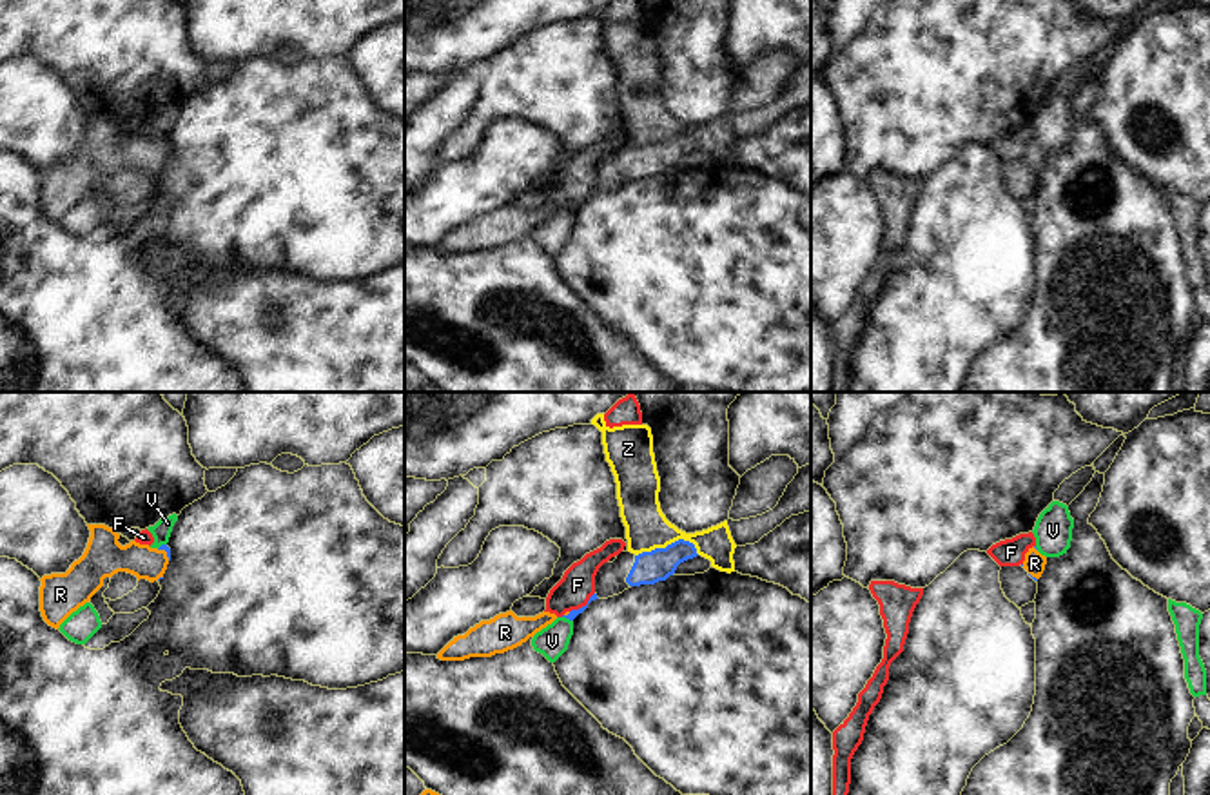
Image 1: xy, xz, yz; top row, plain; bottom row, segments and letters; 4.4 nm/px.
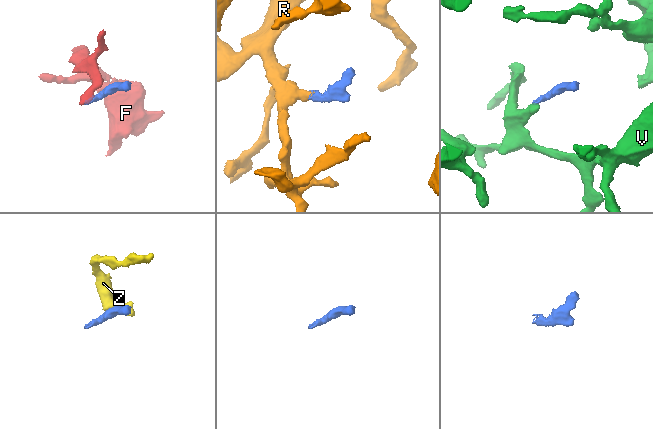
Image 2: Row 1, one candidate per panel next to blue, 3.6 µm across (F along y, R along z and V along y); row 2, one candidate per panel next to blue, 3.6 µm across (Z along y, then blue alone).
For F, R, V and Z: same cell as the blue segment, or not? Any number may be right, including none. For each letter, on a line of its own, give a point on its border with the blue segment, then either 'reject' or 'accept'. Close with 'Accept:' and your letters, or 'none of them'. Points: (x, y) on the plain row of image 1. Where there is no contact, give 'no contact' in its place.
F: xz (583, 200) | reject
R: xy (165, 144) | accept
V: xz (568, 211) | reject
Z: xz (668, 138) | reject
Accept: R

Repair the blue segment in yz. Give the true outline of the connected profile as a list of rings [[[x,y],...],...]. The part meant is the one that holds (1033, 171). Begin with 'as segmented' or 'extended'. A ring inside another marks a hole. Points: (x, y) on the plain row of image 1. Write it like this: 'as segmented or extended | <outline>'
extended | [[[1036,140],[1029,142],[1025,147],[1023,162],[1029,165],[1029,169],[1038,174],[1045,163],[1047,151],[1038,145]]]

